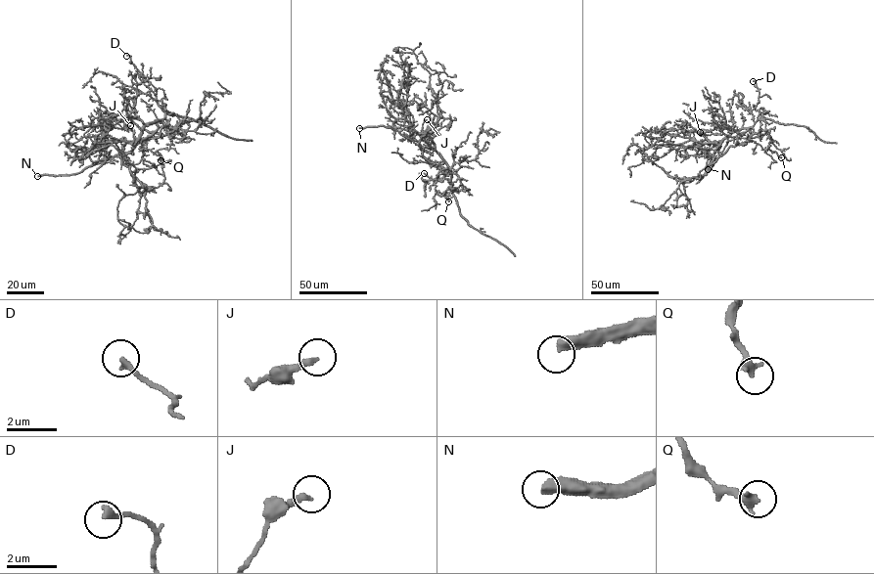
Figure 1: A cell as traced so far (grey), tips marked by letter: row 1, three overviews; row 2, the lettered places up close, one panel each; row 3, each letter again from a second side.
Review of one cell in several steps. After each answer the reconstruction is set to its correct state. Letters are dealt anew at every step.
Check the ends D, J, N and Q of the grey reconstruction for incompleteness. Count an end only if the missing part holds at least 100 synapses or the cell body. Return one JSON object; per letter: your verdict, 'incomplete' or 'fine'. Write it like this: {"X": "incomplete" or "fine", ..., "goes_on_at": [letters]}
{"D": "fine", "J": "fine", "N": "incomplete", "Q": "fine", "goes_on_at": ["N"]}

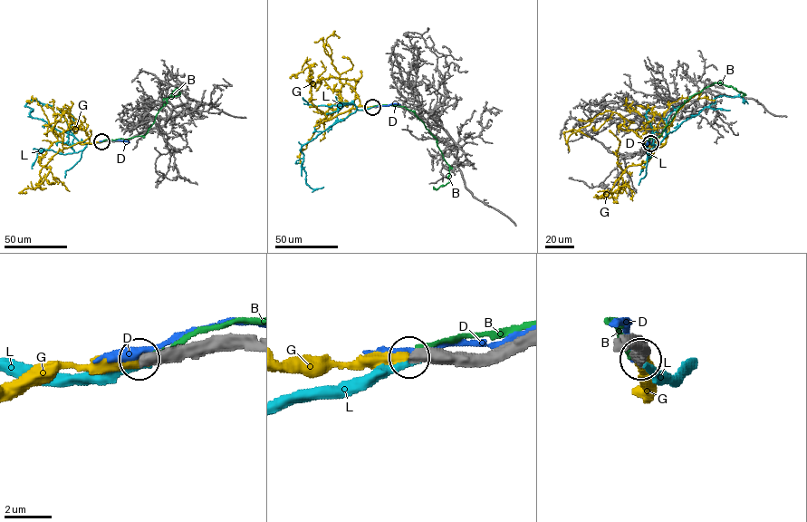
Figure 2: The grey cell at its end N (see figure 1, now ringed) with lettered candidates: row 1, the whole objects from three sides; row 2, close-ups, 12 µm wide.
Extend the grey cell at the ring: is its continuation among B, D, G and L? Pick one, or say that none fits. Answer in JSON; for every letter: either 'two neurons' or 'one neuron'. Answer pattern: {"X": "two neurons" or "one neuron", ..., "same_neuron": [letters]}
{"B": "two neurons", "D": "two neurons", "G": "one neuron", "L": "two neurons", "same_neuron": ["G"]}

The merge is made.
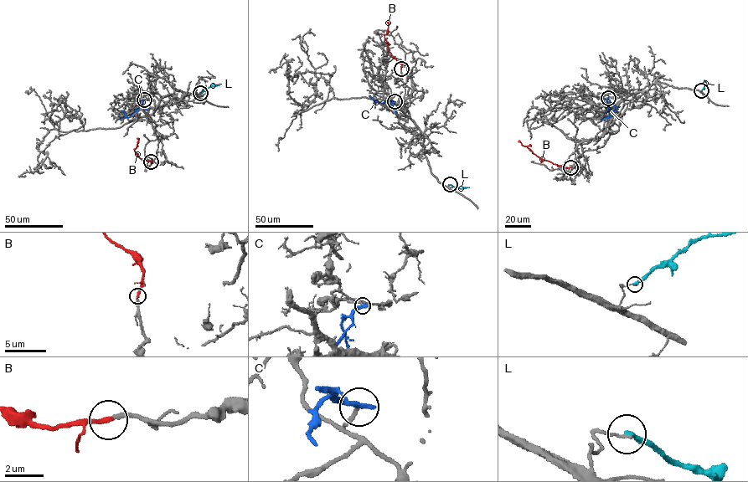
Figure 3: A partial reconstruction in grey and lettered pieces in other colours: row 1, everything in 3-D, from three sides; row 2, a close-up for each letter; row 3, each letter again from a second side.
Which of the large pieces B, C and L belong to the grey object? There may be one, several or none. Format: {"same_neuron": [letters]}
{"same_neuron": ["B"]}

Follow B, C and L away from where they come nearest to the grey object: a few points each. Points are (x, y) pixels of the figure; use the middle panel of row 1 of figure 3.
B: (400, 69), (401, 64), (388, 49), (384, 35), (387, 22)
C: (394, 101), (376, 101), (372, 108)
L: (450, 184), (459, 188), (469, 187)

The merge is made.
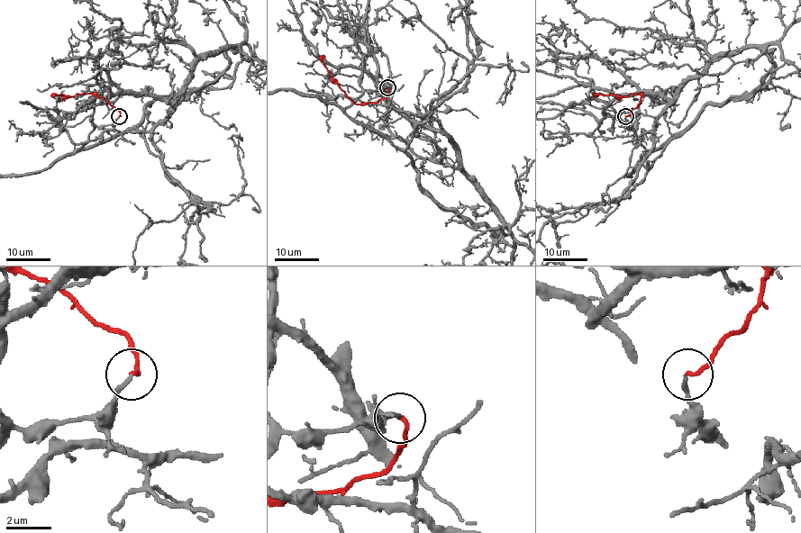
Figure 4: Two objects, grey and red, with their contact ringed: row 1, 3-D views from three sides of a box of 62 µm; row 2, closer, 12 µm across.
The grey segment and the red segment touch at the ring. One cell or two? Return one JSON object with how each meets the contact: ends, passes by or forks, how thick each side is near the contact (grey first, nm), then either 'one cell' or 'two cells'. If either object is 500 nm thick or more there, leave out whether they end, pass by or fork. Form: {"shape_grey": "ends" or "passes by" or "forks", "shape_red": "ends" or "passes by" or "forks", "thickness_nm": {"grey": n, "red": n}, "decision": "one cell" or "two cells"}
{"shape_grey": "ends", "shape_red": "ends", "thickness_nm": {"grey": 190, "red": 170}, "decision": "one cell"}

